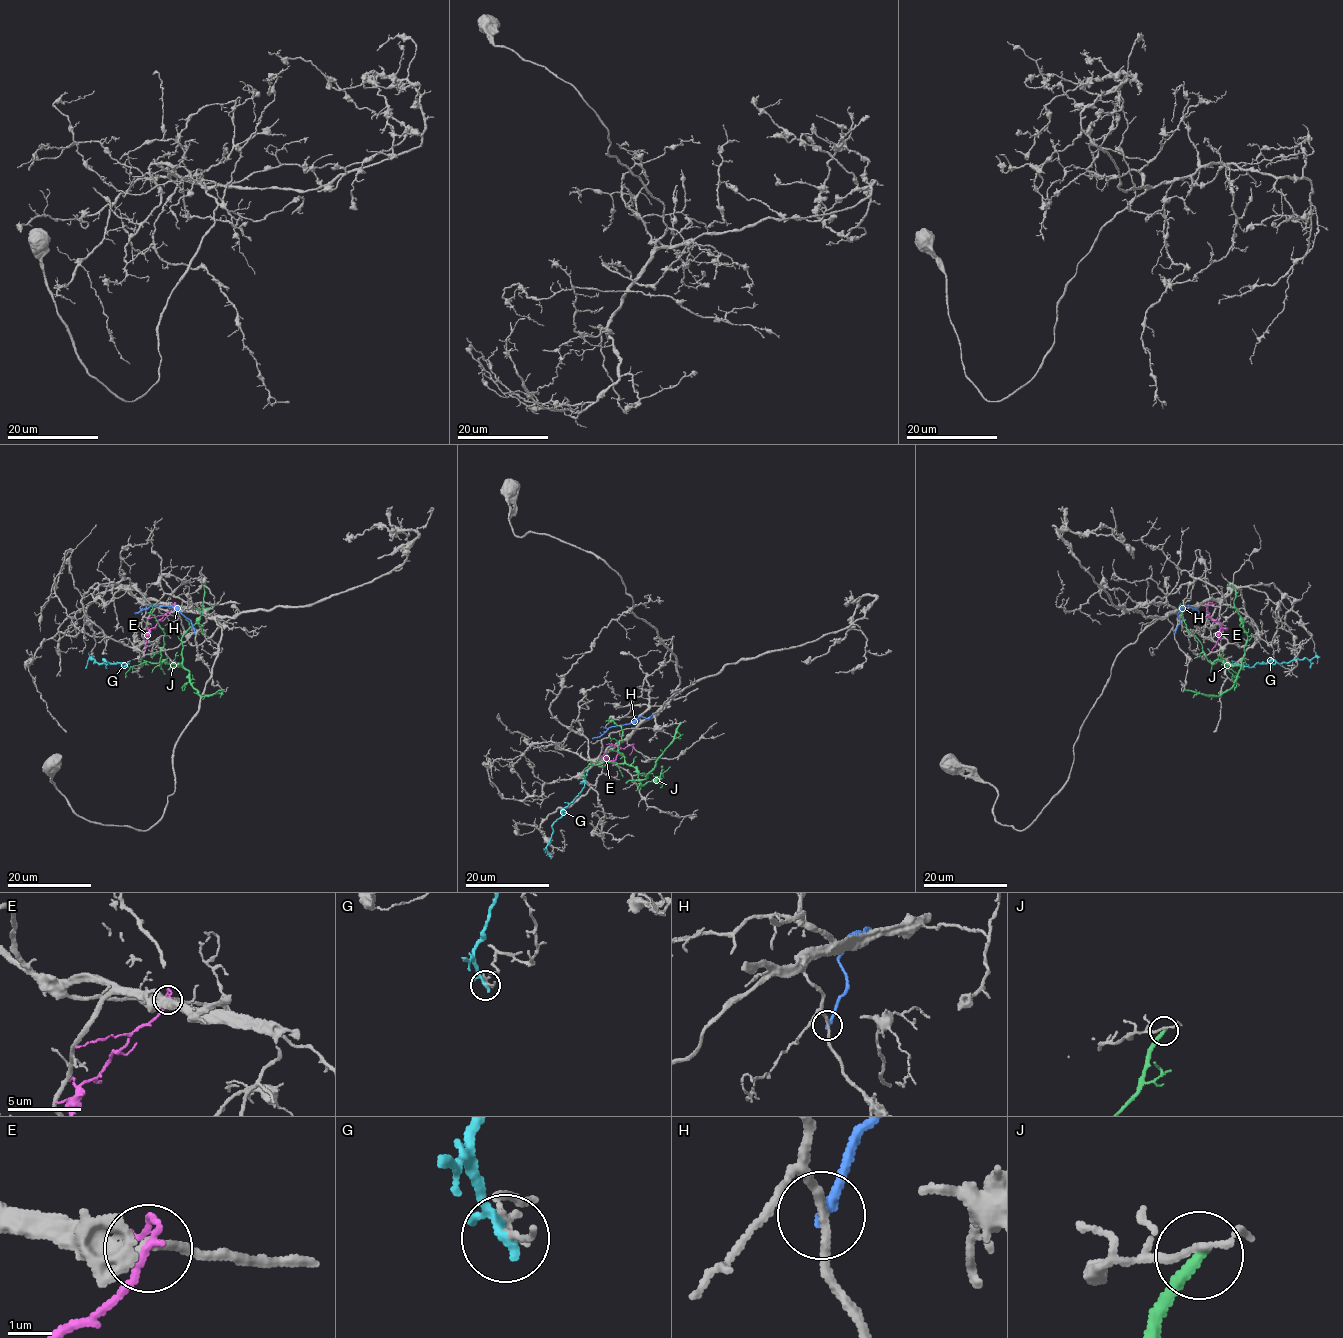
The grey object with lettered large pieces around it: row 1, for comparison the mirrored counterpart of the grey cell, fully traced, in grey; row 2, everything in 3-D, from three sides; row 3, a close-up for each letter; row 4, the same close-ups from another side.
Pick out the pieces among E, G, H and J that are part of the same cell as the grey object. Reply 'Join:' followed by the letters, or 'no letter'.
Join: no letter

